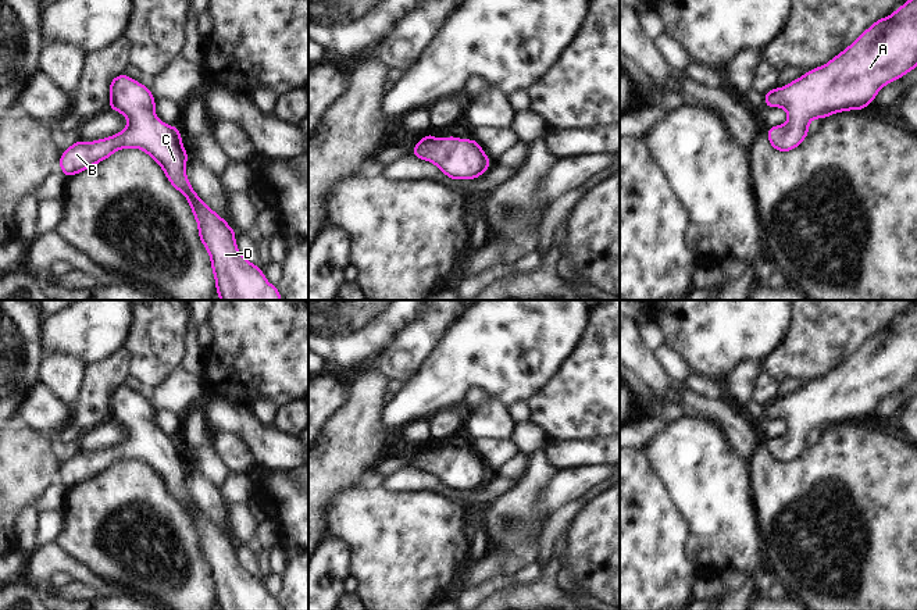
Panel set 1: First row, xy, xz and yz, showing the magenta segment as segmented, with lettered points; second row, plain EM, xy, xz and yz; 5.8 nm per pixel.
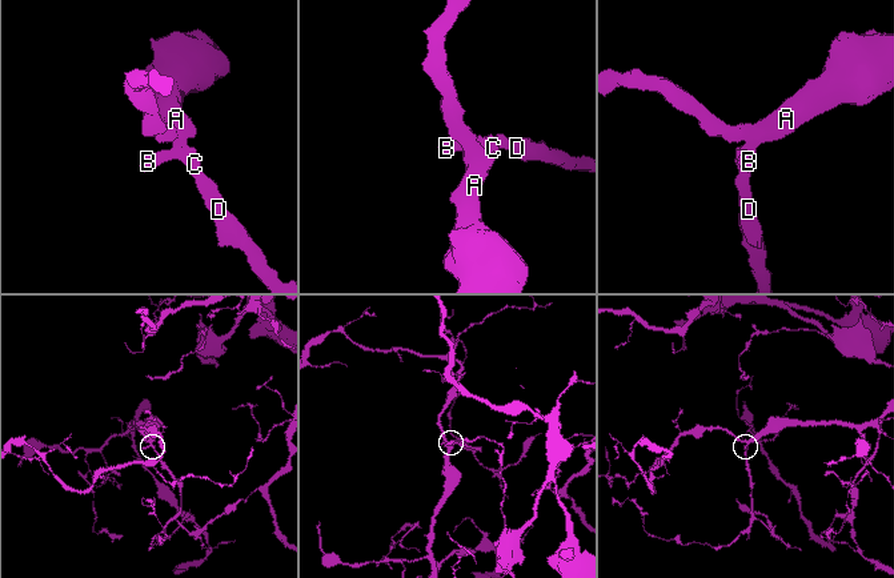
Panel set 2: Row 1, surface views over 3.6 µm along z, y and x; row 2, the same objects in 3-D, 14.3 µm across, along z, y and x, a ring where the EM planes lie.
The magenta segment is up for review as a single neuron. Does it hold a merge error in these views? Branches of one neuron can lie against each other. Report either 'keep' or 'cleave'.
keep

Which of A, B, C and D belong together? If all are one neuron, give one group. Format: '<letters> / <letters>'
A B C D

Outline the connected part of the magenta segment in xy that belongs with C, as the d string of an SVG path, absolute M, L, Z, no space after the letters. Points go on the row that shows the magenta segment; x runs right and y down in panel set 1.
M125 74L110 83L110 108L128 118L126 128L110 138L85 143L75 142L60 157L61 171L69 178L115 150L138 147L153 157L171 185L188 199L199 225L199 238L210 253L217 293L221 300L282 300L264 272L238 250L235 231L217 215L192 189L185 164L188 154L176 126L168 126L154 113L156 99L150 88Z

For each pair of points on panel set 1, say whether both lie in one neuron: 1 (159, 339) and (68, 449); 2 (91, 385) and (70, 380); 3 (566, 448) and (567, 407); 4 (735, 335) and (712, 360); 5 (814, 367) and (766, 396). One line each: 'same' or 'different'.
1: different
2: different
3: different
4: same
5: different

